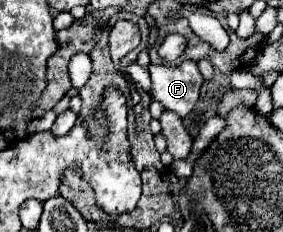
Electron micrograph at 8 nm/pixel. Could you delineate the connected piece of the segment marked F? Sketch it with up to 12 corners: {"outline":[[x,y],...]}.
{"outline":[[195,61],[149,65],[151,97],[187,117],[203,77]]}

